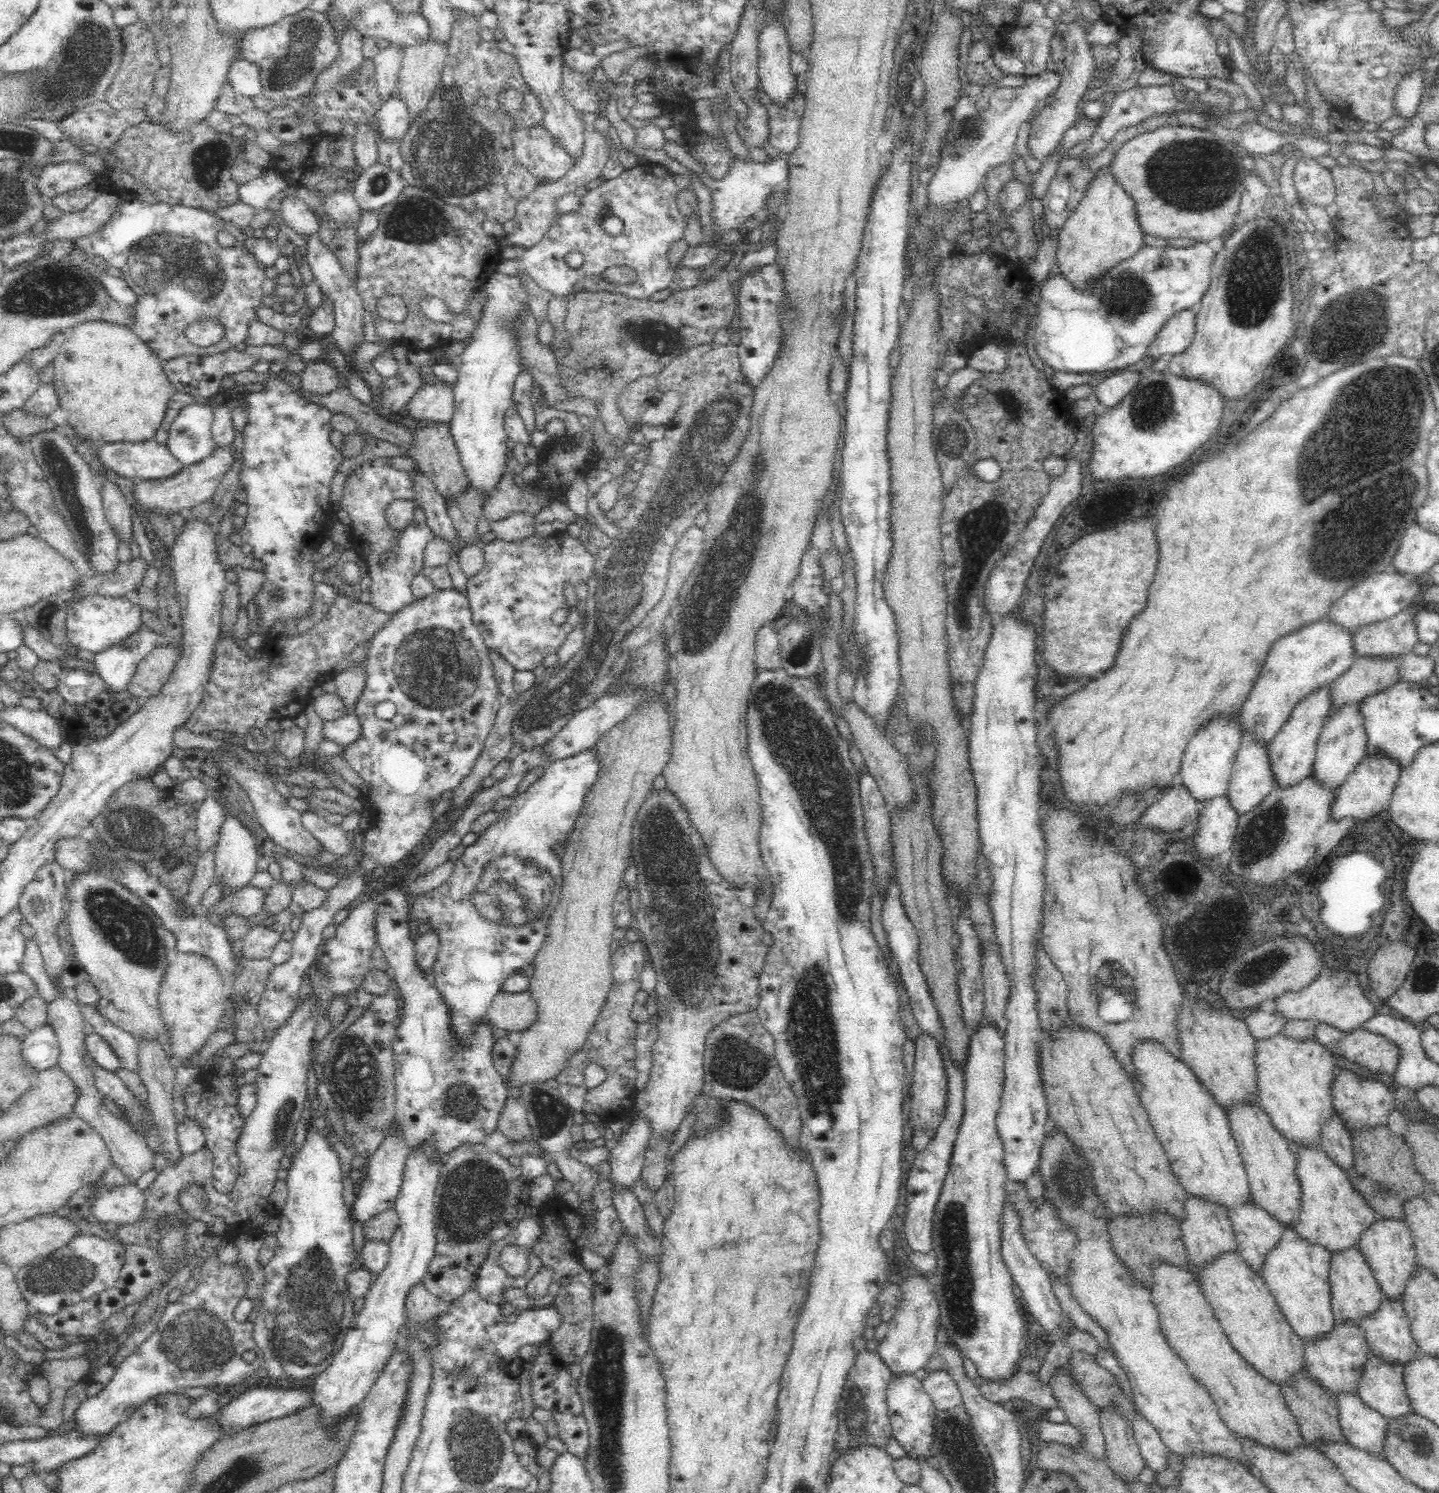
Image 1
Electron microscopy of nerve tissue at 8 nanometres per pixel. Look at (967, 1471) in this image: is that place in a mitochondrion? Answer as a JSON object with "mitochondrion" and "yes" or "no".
{"mitochondrion":"yes"}

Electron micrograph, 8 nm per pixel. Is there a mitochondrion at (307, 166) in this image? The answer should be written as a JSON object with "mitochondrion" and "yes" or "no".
{"mitochondrion":"no"}

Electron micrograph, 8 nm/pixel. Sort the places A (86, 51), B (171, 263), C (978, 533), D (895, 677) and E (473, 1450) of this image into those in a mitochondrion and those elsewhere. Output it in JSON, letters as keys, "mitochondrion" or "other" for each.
{"A":"mitochondrion","B":"mitochondrion","C":"mitochondrion","D":"other","E":"mitochondrion"}

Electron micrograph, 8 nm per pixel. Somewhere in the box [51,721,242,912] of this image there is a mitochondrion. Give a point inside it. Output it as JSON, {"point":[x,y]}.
{"point":[115,830]}

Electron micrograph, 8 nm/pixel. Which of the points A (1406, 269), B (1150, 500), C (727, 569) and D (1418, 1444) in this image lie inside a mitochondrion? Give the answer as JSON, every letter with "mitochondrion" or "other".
{"A":"other","B":"other","C":"mitochondrion","D":"mitochondrion"}

